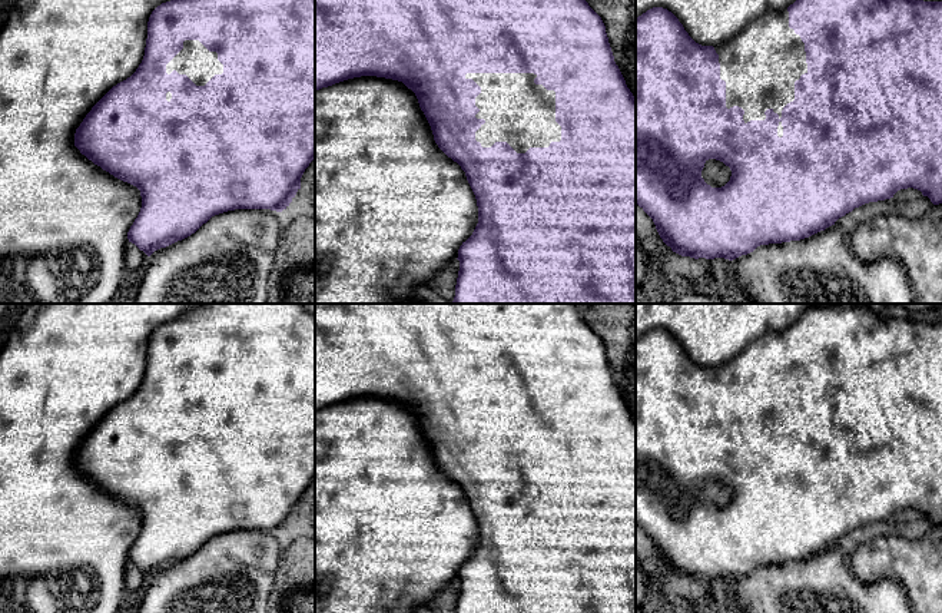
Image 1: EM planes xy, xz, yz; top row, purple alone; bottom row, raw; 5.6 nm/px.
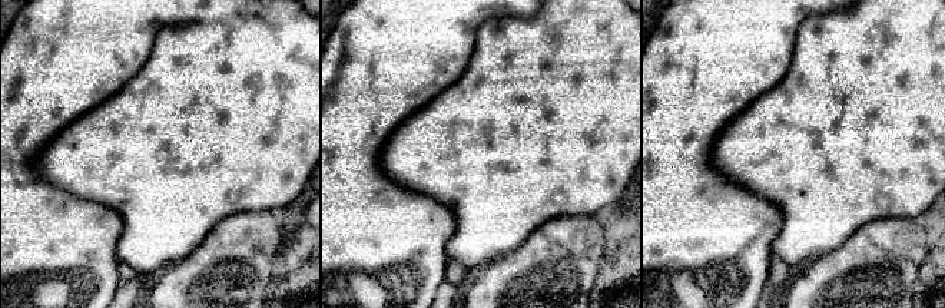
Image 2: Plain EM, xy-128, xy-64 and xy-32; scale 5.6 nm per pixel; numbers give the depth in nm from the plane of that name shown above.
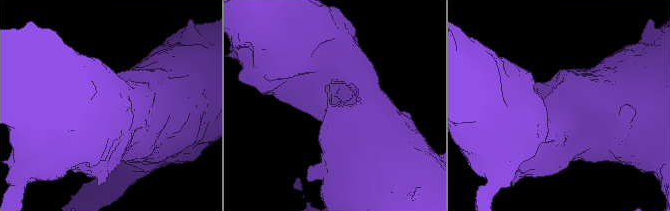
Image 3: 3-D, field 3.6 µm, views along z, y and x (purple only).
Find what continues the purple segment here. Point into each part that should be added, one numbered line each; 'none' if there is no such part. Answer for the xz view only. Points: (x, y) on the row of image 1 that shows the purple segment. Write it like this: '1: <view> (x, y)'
1: xz (516, 110)

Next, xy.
1: xy (195, 60)

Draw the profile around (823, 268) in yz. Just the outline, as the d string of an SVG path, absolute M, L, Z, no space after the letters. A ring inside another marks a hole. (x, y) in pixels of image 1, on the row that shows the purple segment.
M835 225L800 241L760 245L753 252L733 259L732 265L754 304L915 304L902 264L889 258L869 264L860 261L849 238Z

